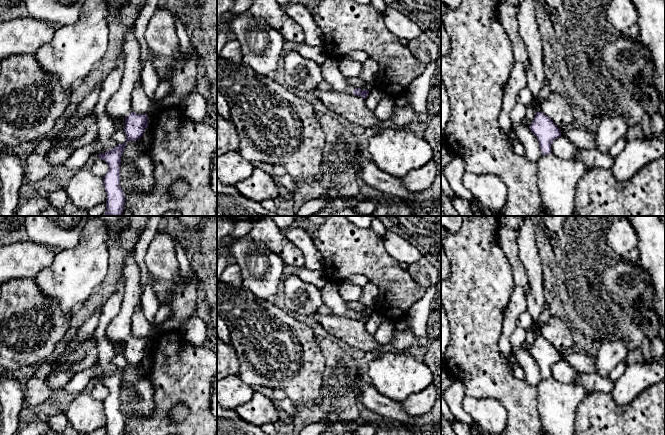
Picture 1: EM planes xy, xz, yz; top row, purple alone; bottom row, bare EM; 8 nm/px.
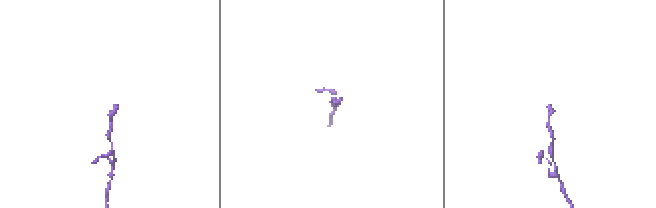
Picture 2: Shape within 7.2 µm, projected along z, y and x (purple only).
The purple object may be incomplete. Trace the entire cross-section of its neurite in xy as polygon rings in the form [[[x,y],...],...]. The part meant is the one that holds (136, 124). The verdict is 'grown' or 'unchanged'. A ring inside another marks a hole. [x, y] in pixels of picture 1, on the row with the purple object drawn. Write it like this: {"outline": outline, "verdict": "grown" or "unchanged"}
{"outline": [[[135,26],[128,30],[123,44],[125,69],[119,89],[106,104],[106,113],[111,117],[124,117],[126,142],[98,155],[108,167],[108,173],[103,177],[107,194],[105,216],[121,216],[125,195],[120,187],[120,165],[125,145],[129,141],[140,139],[148,127],[148,116],[137,114],[131,110],[131,94],[139,81],[141,74],[141,53],[139,42],[135,36]]], "verdict": "grown"}

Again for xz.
{"outline": [[[328,57],[327,60],[321,65],[324,80],[330,85],[331,90],[346,94],[354,94],[356,96],[366,99],[369,91],[355,88],[347,83],[338,66],[337,59]]], "verdict": "grown"}

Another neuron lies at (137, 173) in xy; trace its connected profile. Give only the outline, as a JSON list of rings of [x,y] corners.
[[[147,154],[125,160],[120,165],[120,187],[123,191],[134,188],[139,192],[151,192],[154,187],[154,163]]]

